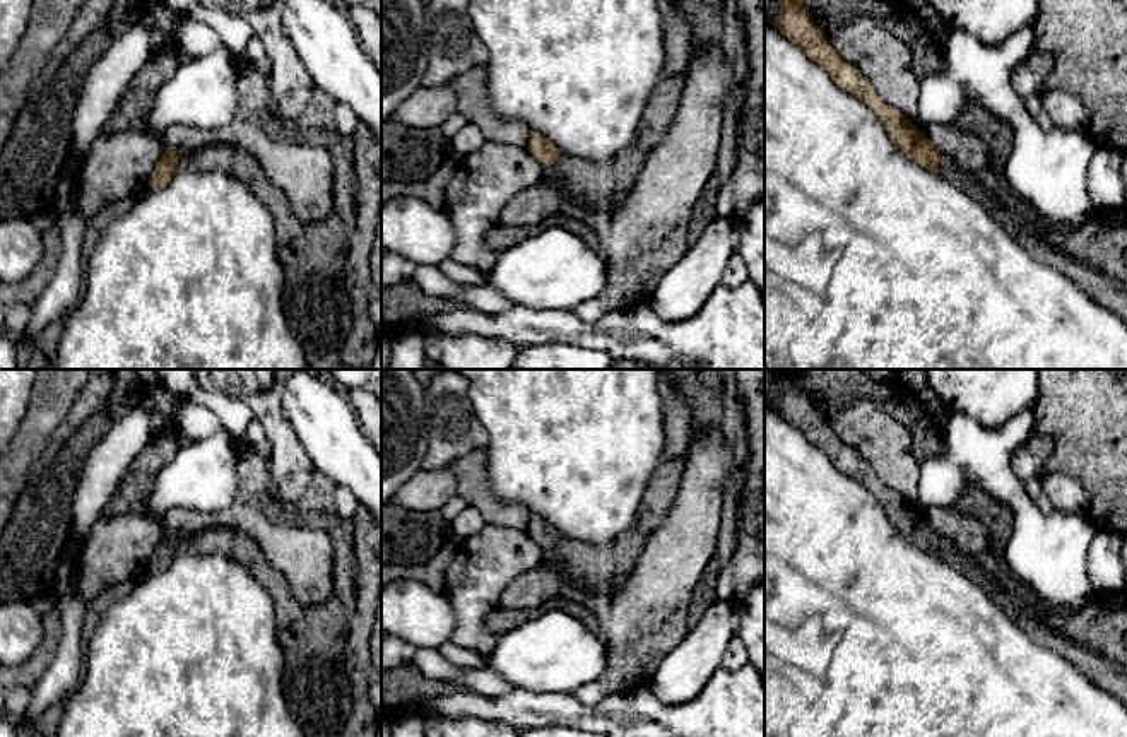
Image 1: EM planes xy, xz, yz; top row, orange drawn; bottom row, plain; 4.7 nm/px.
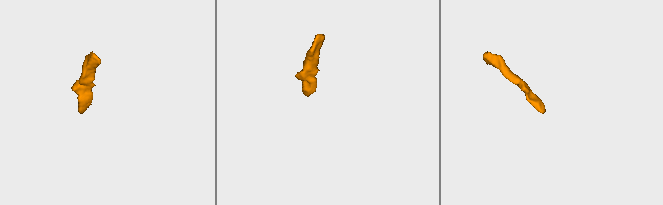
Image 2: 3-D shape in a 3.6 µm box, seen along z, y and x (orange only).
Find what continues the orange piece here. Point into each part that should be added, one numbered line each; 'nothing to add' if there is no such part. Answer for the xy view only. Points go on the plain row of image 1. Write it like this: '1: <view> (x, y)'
1: xy (236, 544)

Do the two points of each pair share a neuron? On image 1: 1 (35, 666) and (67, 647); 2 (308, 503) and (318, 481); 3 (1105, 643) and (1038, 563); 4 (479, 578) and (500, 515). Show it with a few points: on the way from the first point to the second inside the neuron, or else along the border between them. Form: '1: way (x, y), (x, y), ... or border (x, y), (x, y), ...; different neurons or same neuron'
1: border (60, 614), (62, 638), (57, 655), (33, 688); different neurons
2: way (313, 498), (318, 493), (318, 486); same neuron
3: border (1095, 592), (1079, 607), (1057, 614); different neurons
4: border (488, 524), (522, 529), (525, 532); different neurons

